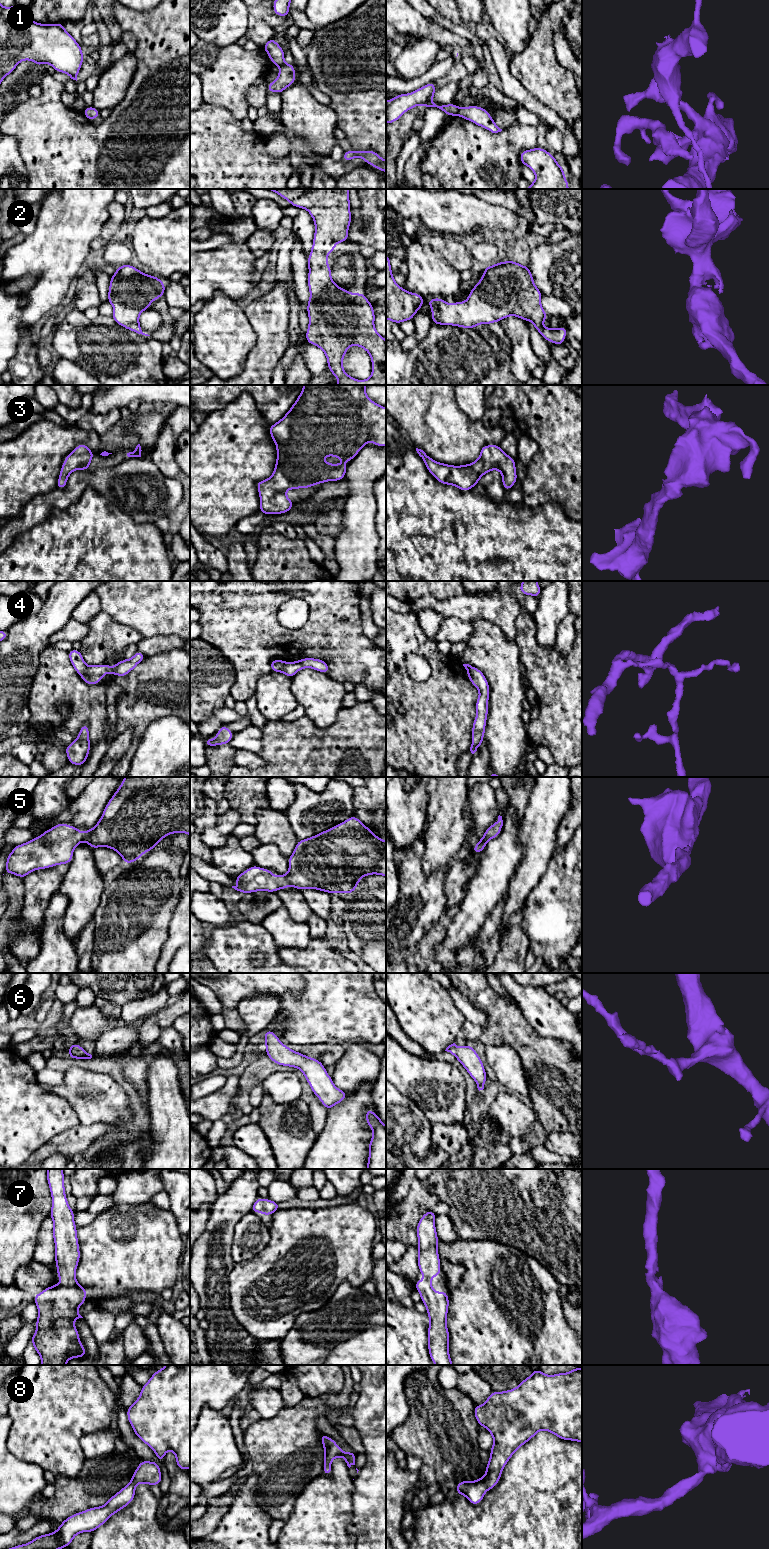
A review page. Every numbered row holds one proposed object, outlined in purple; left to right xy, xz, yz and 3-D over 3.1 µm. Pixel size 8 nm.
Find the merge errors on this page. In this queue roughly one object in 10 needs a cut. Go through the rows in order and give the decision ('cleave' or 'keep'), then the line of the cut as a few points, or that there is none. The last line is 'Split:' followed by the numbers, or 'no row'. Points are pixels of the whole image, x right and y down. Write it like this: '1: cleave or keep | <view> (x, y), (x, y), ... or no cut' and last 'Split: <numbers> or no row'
1: cleave | yz (459, 107), (456, 114)
2: keep | no cut
3: keep | no cut
4: cleave | xy (88, 666), (79, 674)
5: keep | no cut
6: keep | no cut
7: keep | no cut
8: keep | no cut
Split: 1, 4

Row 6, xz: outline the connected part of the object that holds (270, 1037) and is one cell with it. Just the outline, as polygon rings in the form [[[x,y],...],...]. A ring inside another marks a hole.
[[[265,1029],[264,1032],[266,1055],[278,1065],[301,1070],[314,1095],[328,1111],[347,1097],[348,1092],[339,1090],[334,1085],[332,1077],[327,1074],[325,1066],[318,1059],[290,1049],[280,1042],[273,1031]]]

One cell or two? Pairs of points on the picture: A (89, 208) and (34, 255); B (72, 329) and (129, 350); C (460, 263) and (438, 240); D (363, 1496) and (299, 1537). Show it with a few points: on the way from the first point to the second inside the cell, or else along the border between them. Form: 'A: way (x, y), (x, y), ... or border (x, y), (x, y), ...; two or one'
A: way (75, 220), (48, 247); one
B: way (86, 333), (98, 340), (108, 350), (115, 350); one
C: way (455, 257), (444, 246); one
D: border (353, 1481), (351, 1496), (352, 1524), (349, 1527); two

